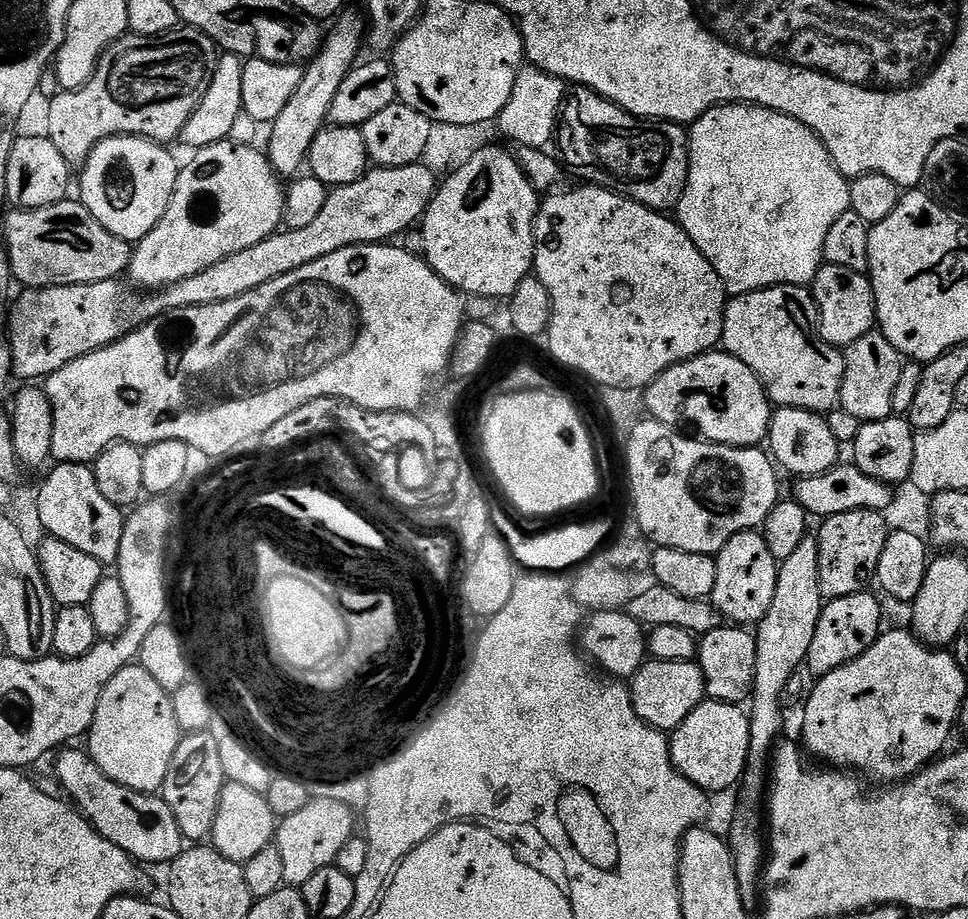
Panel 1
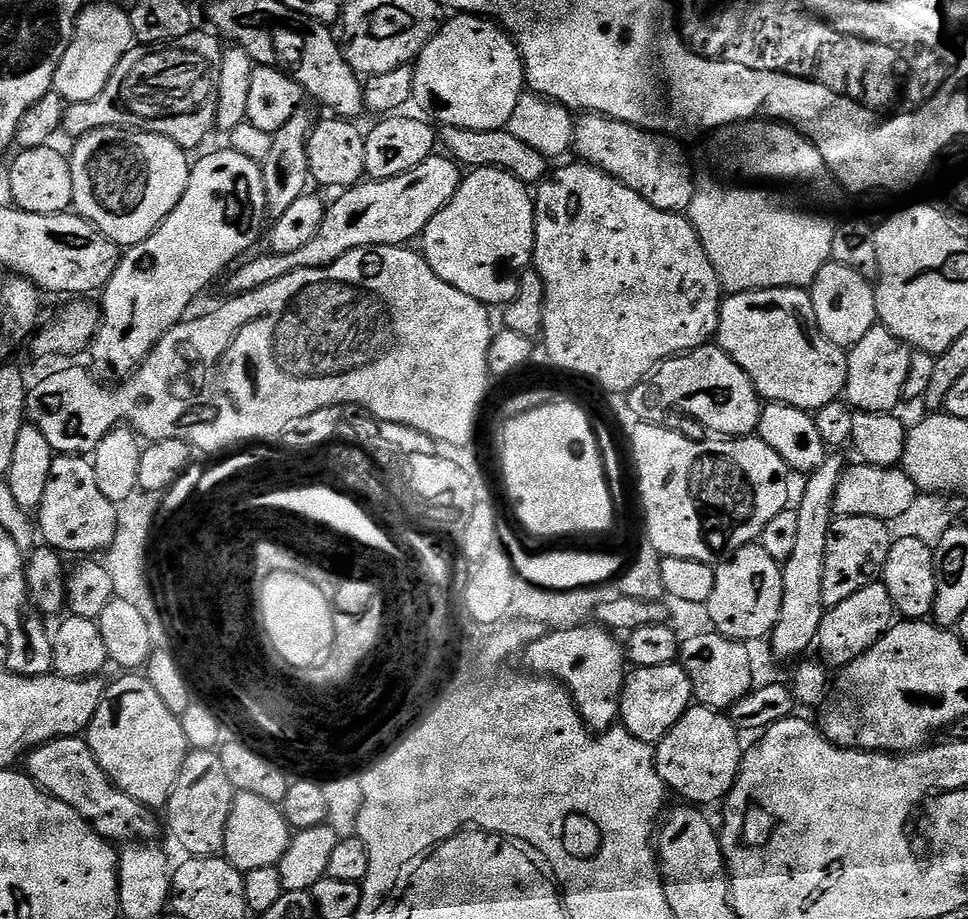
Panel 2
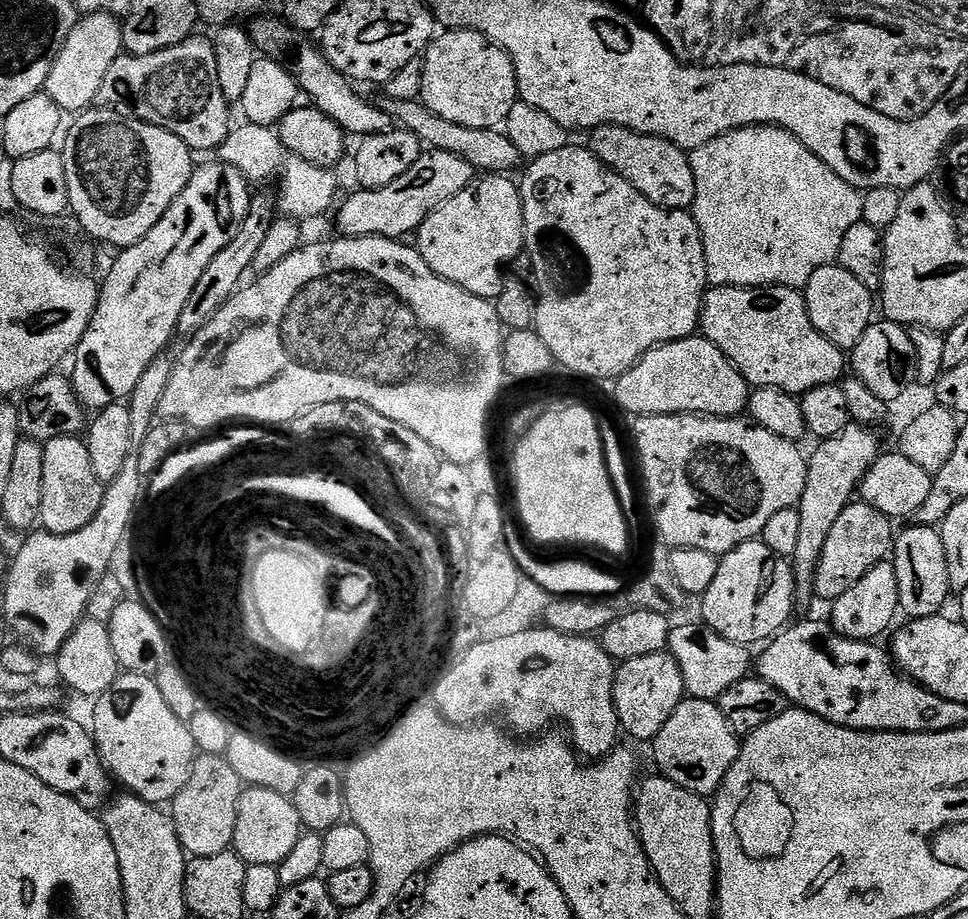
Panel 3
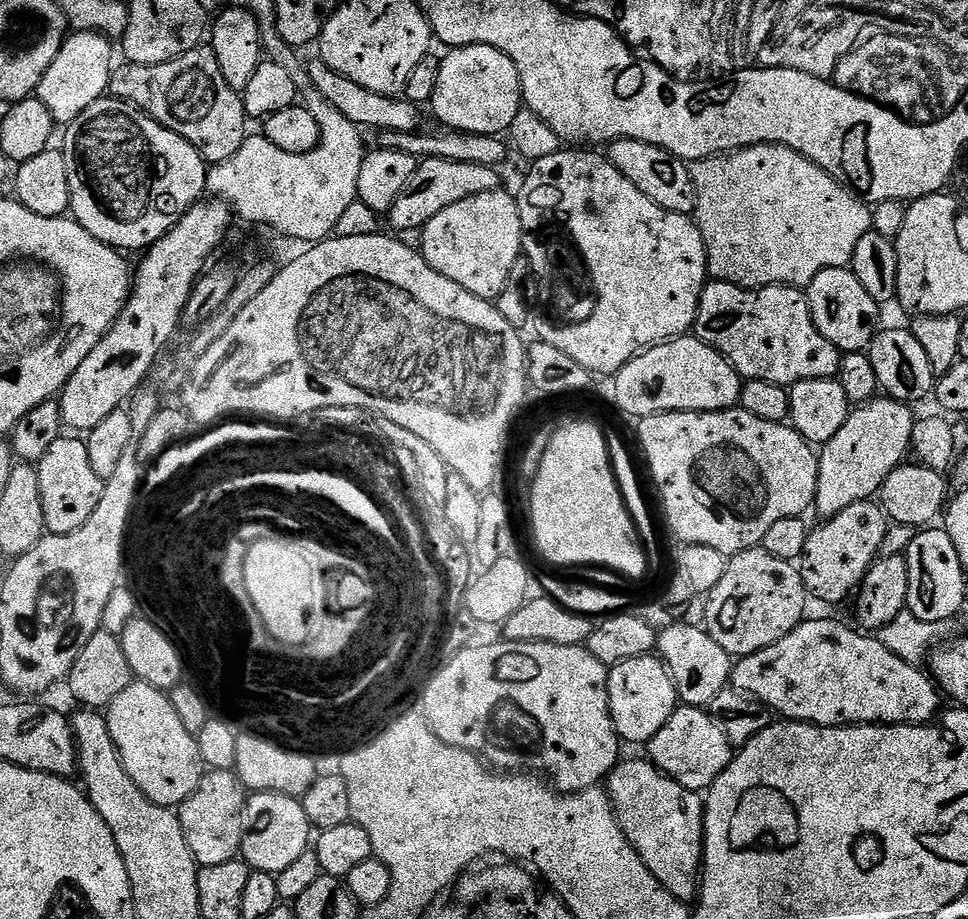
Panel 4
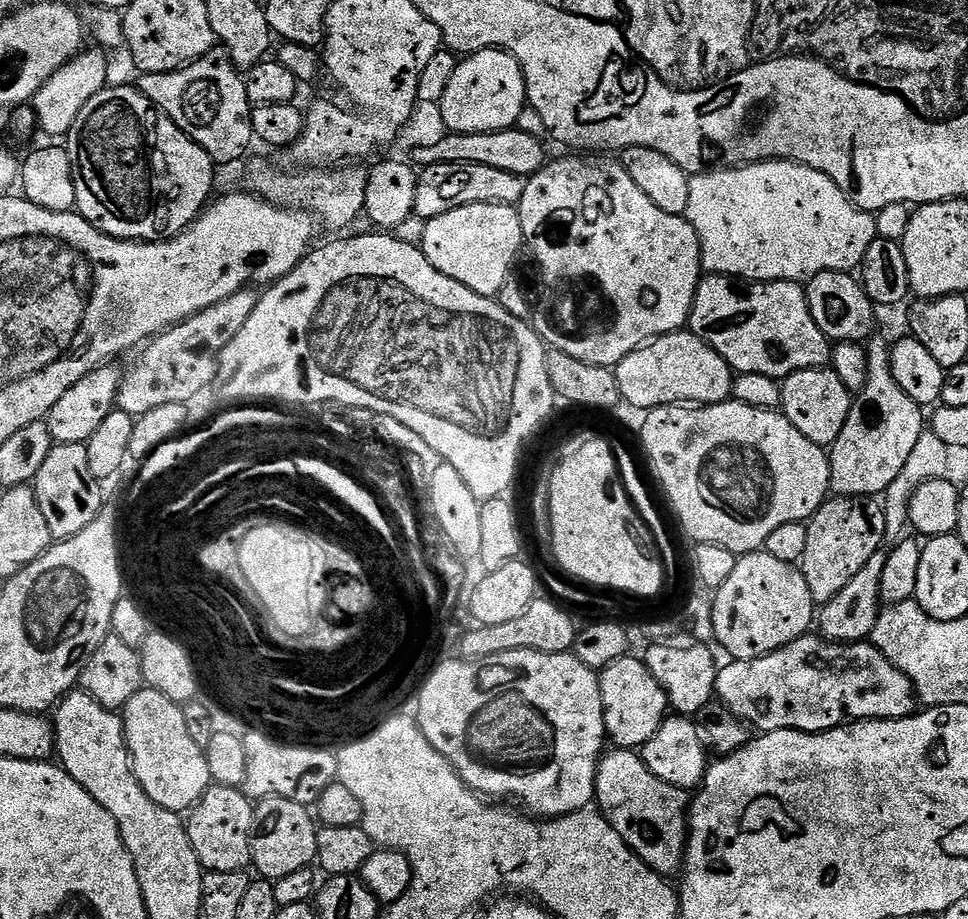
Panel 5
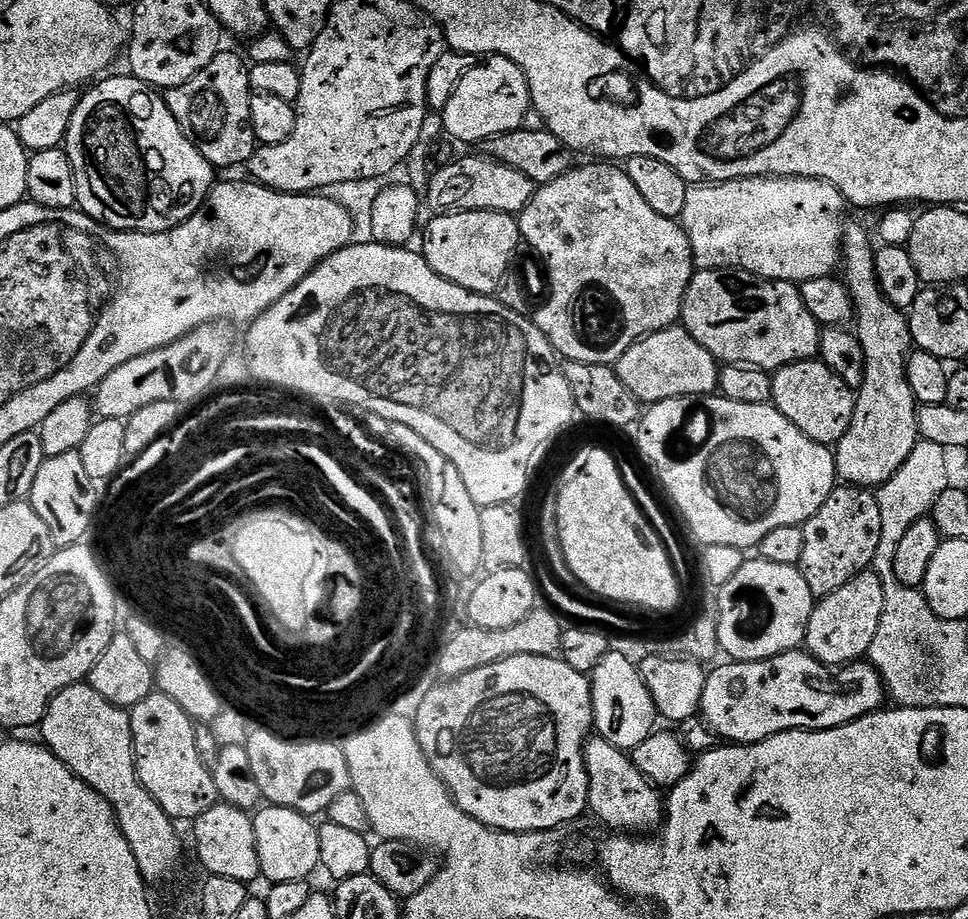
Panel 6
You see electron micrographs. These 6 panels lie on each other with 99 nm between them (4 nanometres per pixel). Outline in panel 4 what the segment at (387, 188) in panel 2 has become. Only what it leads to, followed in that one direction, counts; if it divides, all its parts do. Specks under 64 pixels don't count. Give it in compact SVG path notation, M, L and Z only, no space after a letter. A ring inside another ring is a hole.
M421 159L416 165L416 172L406 182L402 194L394 202L390 219L394 229L406 231L415 227L423 228L434 218L434 214L442 214L446 206L454 206L454 202L462 202L462 198L474 198L474 194L495 192L501 187L499 171L481 164L470 162L454 162L453 160Z

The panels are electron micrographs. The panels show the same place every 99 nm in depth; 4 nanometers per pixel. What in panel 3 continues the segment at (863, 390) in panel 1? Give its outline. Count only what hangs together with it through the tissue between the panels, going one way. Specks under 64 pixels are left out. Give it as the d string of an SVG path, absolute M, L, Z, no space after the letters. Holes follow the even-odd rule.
M887 318L879 322L873 322L862 334L862 338L856 343L850 352L850 368L854 371L855 379L861 380L870 389L871 393L882 398L890 406L895 405L895 400L904 396L904 391L911 384L917 383L916 379L916 351L912 341L912 333L903 324L896 324Z

